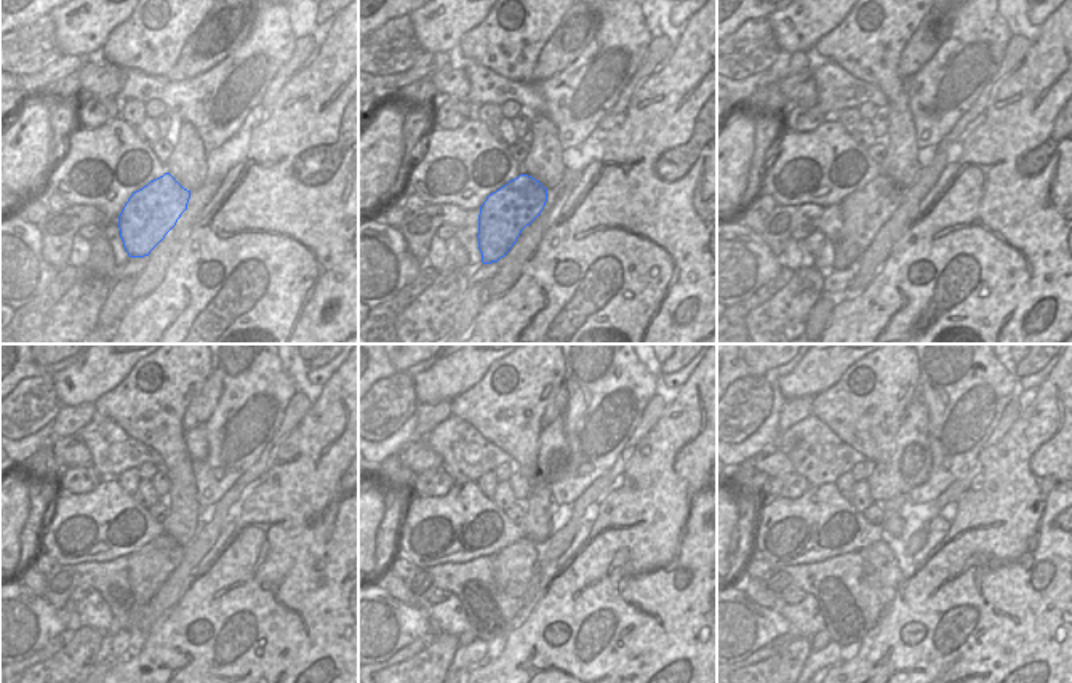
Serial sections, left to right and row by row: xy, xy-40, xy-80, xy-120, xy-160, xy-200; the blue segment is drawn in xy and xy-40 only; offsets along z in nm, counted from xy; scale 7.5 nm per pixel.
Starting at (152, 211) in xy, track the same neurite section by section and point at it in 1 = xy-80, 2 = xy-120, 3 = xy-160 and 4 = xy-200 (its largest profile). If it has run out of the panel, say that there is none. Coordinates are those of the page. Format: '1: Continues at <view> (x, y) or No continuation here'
1: Continues at xy-80 (863, 213)
2: Continues at xy-120 (148, 568)
3: Continues at xy-160 (520, 555)
4: Continues at xy-200 (876, 555).

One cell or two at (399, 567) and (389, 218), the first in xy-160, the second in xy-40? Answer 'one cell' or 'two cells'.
two cells

